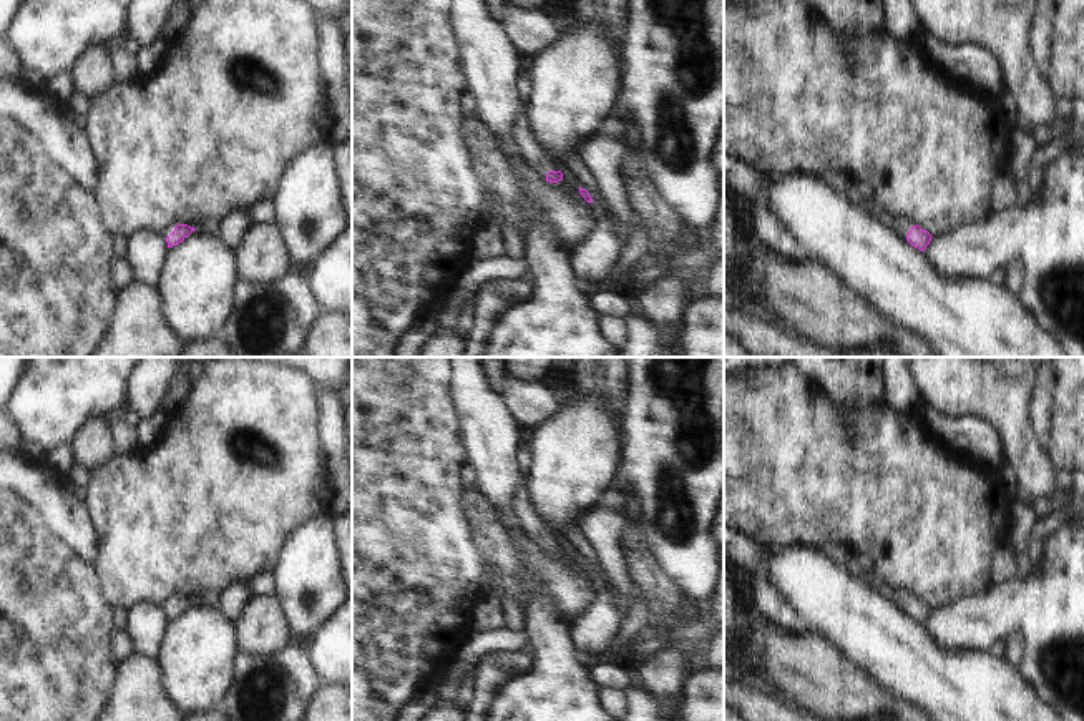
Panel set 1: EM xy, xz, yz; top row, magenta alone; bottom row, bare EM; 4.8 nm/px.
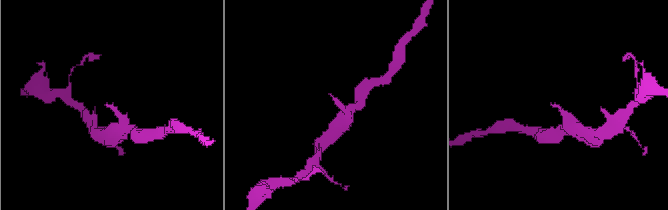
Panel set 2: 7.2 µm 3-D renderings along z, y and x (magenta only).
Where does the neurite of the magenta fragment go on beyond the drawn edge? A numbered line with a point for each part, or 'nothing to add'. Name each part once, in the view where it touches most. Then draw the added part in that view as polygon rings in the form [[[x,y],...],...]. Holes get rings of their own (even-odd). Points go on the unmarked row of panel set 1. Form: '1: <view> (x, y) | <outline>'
1: xy (170, 598) | [[[171,593],[171,595],[168,595],[159,605],[158,605],[158,608],[161,610],[161,613],[163,613],[163,616],[168,620],[168,615],[166,615],[166,610],[174,603],[174,600],[178,598],[178,596],[183,596],[181,593]]]

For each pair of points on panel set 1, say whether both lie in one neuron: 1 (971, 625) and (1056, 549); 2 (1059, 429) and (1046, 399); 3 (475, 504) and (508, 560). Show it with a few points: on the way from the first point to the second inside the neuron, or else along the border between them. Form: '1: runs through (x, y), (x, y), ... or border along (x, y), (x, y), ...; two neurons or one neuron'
1: runs through (996, 615), (1015, 607), (1048, 573); one neuron
2: runs through (1059, 422), (1059, 412), (1053, 406); one neuron
3: runs through (483, 517), (490, 534), (503, 547); one neuron

